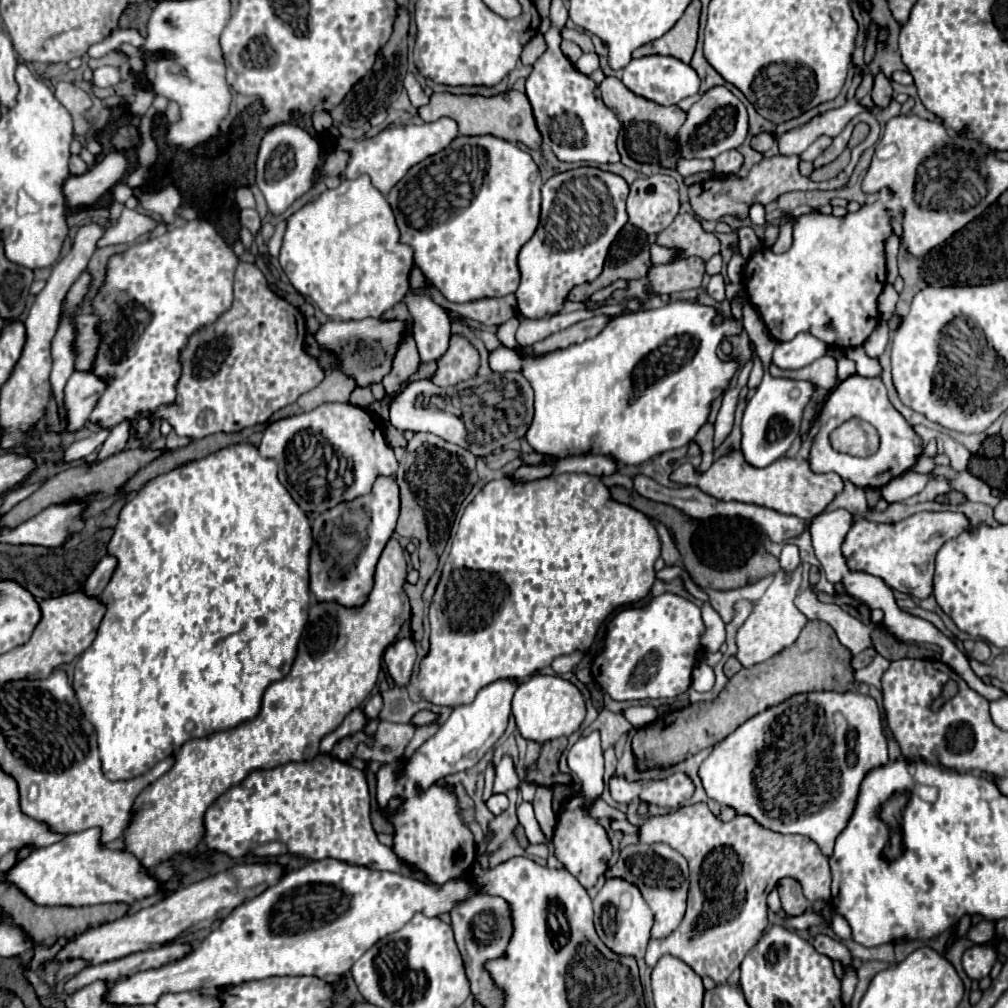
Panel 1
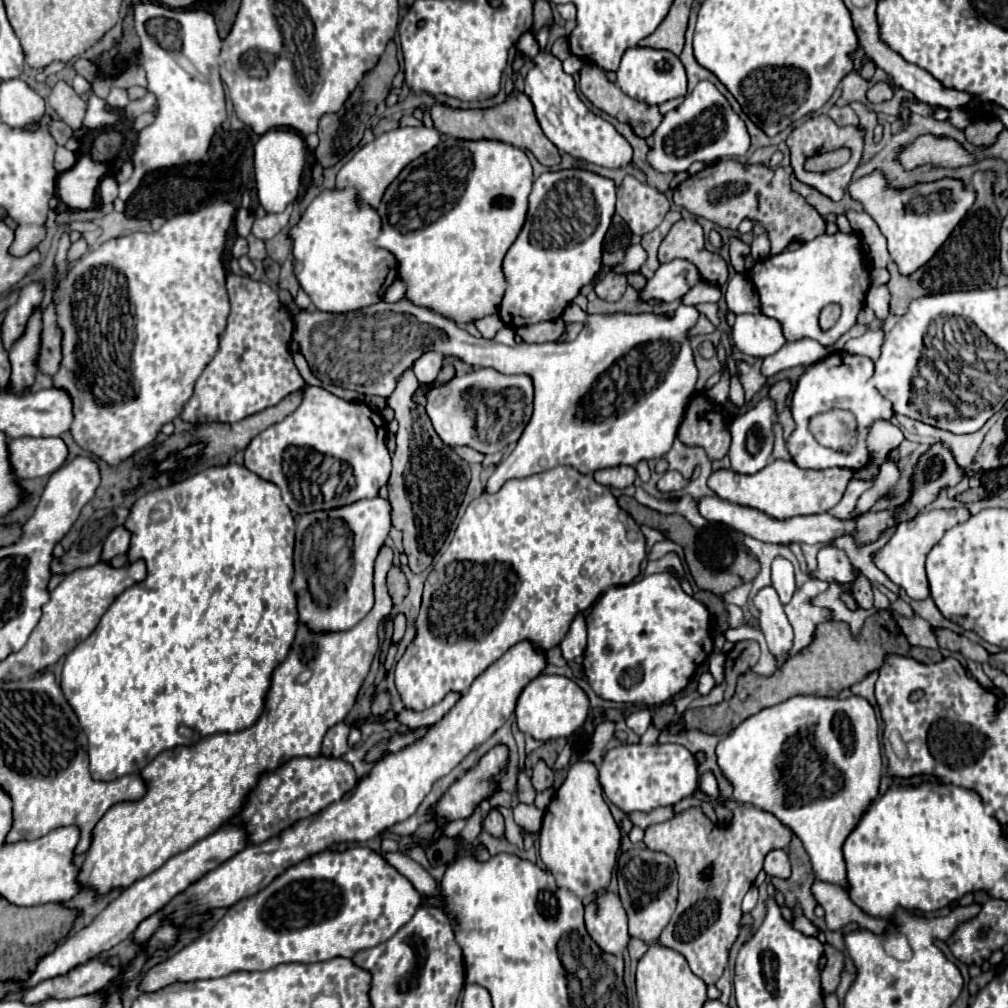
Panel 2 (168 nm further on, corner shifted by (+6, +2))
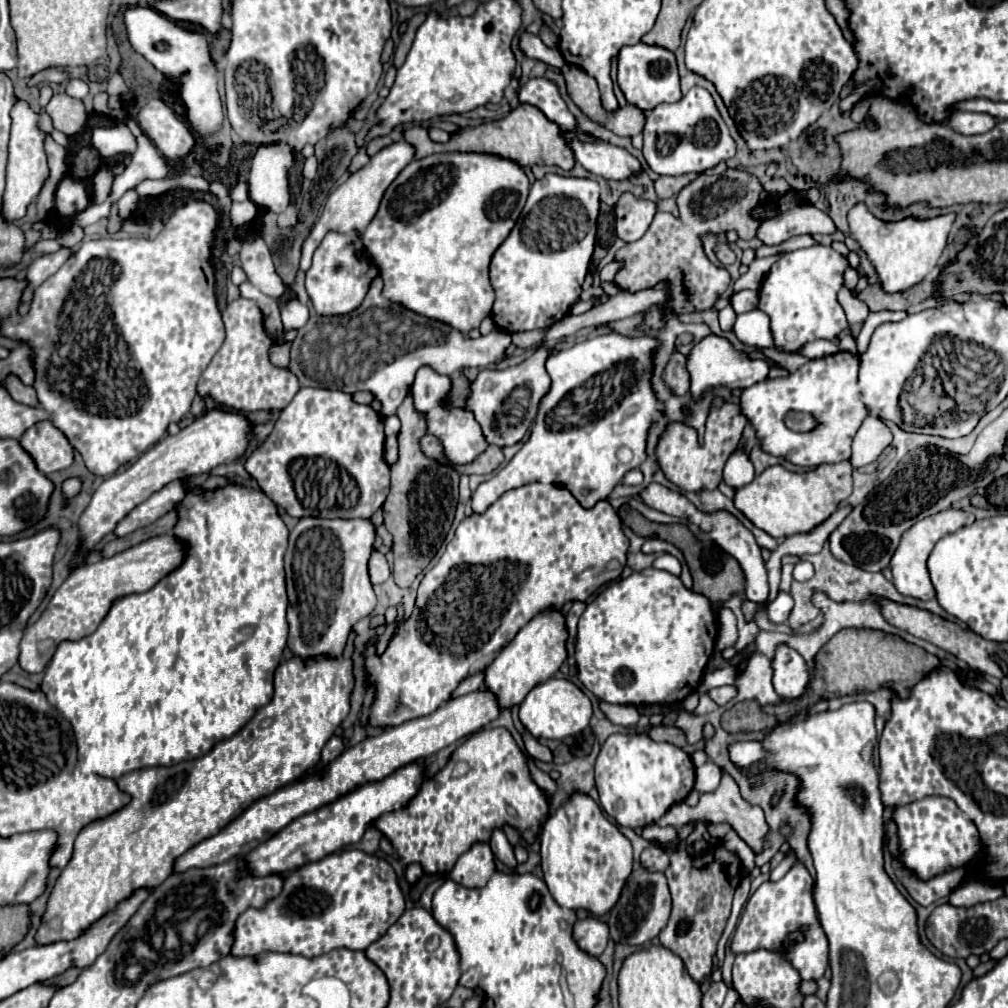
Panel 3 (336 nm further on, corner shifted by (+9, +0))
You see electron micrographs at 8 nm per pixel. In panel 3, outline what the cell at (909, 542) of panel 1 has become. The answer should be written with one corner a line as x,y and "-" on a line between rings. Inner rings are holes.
947,509
947,511
941,511
937,515
931,515
929,519
921,519
917,521
901,539
893,559
891,559
891,571
893,571
893,583
897,587
899,593
903,595
909,595
909,597
917,597
917,599
933,599
935,597
935,591
933,591
933,583
929,579
929,571
927,571
927,557
929,553
933,551
935,543
939,539
943,539
945,535
951,535
955,531
959,531
961,527
967,527
975,521
975,515
973,513
967,513
967,511
959,511
959,509

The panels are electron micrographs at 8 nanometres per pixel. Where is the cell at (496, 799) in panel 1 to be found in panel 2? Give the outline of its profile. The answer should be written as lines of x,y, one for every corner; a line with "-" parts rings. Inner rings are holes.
490,809
490,813
484,819
484,829
494,837
504,837
504,819
498,809

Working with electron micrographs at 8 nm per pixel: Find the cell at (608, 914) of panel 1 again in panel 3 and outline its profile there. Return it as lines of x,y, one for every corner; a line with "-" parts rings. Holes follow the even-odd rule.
587,917
573,925
573,939
575,943
589,953
591,957
599,957
609,941
609,929
595,917

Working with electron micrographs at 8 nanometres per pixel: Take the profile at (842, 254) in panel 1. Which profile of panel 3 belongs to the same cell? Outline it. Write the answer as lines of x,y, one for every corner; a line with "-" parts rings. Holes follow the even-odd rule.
825,245
785,253
773,263
759,289
759,309
771,319
769,327
777,351
795,353
805,343
815,339
833,341
843,329
849,327
837,301
837,291
843,287
845,269
847,259

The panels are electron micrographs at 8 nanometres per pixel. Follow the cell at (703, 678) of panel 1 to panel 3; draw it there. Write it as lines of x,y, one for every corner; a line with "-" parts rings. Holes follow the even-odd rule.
725,667
725,669
717,669
713,673
705,673
701,685
699,685
699,695
707,693
713,687
721,687
721,685
733,685
735,679
739,677
739,671
735,671
733,667

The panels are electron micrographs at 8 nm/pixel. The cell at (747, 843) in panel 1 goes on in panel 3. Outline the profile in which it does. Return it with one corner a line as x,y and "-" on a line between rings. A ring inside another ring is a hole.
689,825
679,829
679,845
673,853
669,853
671,865
665,871
665,877
673,897
673,911
667,927
661,931
661,945
679,955
689,975
697,983
703,983
711,977
713,955
731,913
733,893
741,881
741,859
735,853
727,851
723,843
713,845
701,857
691,857
685,851
685,839
691,829
693,827

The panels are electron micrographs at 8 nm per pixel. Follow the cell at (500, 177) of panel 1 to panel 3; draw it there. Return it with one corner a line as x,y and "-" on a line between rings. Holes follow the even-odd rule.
435,153
429,155
425,159
419,161
411,161
399,175
397,179
389,185
389,189
383,195
381,207
377,211
377,215
373,217
373,221
369,223
369,227
363,231
363,245
367,249
367,253
371,255
371,261
377,265
379,275
383,279
383,295
393,301
393,303
401,303
403,307
409,307
411,311
417,311
419,315
425,315
429,319
437,319
441,323
449,323
453,329
461,331
461,333
469,333
471,329
477,329
479,323
491,315
491,307
493,307
493,287
489,283
489,261
495,253
495,249
505,241
505,237
509,235
509,231
513,229
525,199
529,193
529,179
525,177
523,169
509,159
497,157
497,155
481,155
481,153

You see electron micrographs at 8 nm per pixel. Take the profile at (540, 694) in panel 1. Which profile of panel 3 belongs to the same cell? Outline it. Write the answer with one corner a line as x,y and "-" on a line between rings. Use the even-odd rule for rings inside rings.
551,677
549,681
533,687
519,709
521,723
537,739
565,739
577,735
589,725
591,715
593,707
589,697
575,683
557,677

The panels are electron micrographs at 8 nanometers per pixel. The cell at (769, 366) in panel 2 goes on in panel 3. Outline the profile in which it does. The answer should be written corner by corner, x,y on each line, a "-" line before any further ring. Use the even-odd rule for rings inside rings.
709,333
701,341
693,343
693,347
687,355
687,371
689,371
689,395
695,401
699,401
703,393
707,393
715,387
747,389
759,381
765,381
767,373
769,373
769,365
767,365
767,361
761,361
761,359
749,359
747,353
735,349
727,337

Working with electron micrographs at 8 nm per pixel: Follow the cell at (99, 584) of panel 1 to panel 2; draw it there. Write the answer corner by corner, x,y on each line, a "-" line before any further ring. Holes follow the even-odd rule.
116,527
116,529
108,535
108,539
106,539
106,543
104,543
100,563
110,563
112,557
126,553
126,551
128,551
128,543
130,543
130,533
128,533
124,527

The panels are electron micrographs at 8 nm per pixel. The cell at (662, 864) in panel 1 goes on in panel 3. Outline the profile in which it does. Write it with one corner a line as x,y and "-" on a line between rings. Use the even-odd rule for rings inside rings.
637,865
633,869
627,885
623,887
623,893
621,893
617,905
609,913
609,921
607,921
609,935
615,943
641,947
641,945
649,943
651,939
655,939
659,935
659,931
667,925
669,911
671,911
671,895
667,889
665,875
651,873
651,871
643,869
641,865

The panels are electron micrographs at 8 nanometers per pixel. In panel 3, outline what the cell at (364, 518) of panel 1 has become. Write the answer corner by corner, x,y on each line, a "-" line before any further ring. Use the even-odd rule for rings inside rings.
303,517
289,533
289,547
285,553
285,573
287,573
287,623
289,641
287,647
301,659
311,657
341,657
347,645
349,631
353,625
375,609
375,593
367,573
367,561
373,551
375,527
369,519
319,519

